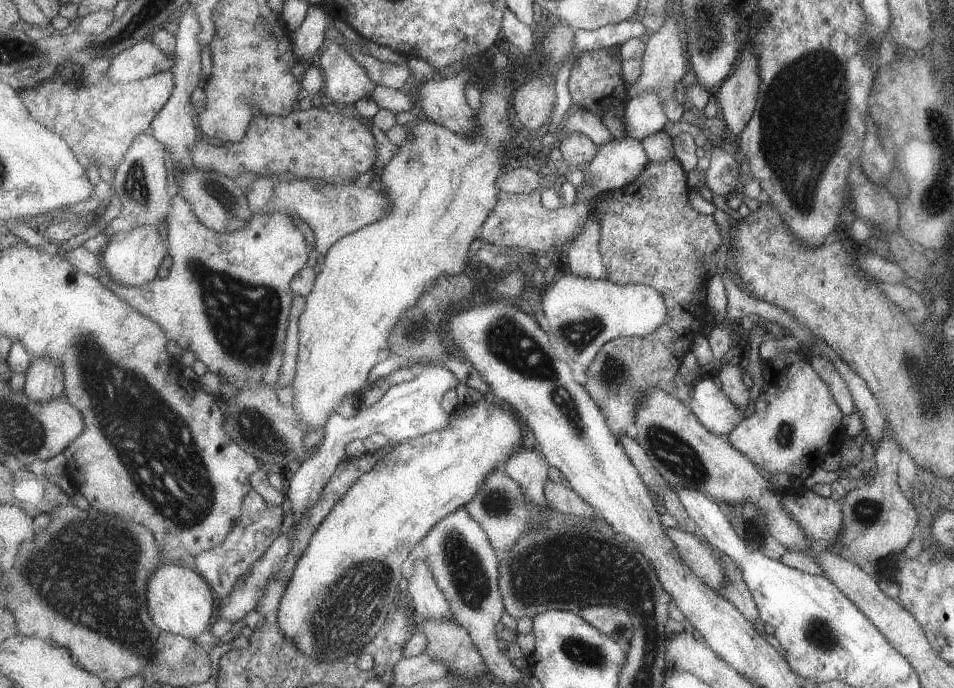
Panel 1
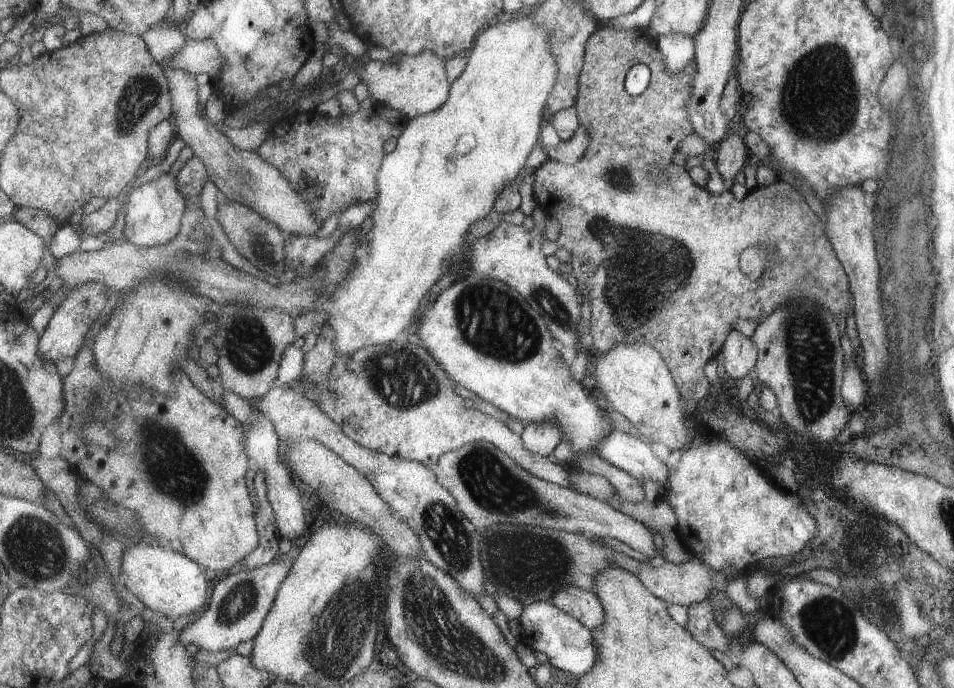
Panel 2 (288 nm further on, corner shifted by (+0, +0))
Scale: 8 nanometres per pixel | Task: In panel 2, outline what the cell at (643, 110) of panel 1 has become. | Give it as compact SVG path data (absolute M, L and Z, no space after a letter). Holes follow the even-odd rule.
M667 34L659 36L657 48L663 54L665 70L669 74L681 72L689 62L695 60L695 42L683 34Z

